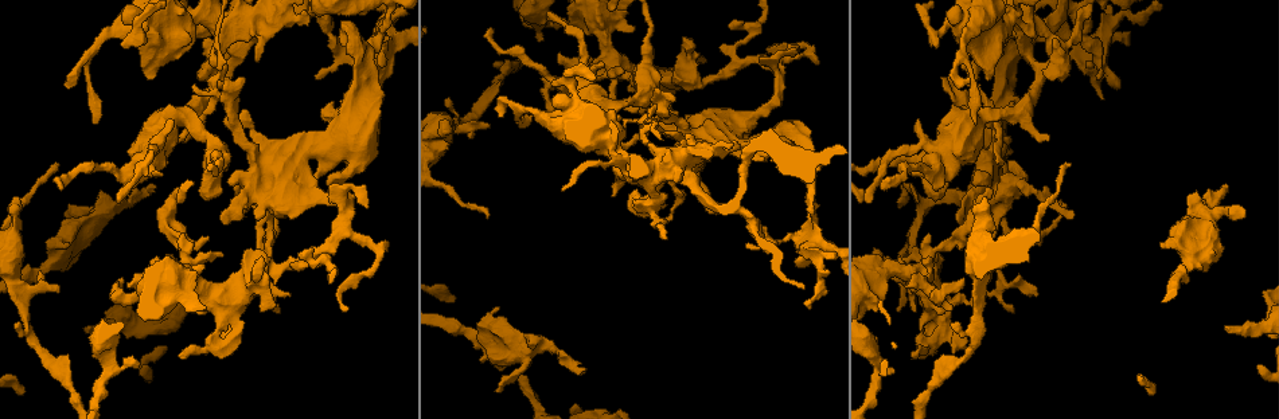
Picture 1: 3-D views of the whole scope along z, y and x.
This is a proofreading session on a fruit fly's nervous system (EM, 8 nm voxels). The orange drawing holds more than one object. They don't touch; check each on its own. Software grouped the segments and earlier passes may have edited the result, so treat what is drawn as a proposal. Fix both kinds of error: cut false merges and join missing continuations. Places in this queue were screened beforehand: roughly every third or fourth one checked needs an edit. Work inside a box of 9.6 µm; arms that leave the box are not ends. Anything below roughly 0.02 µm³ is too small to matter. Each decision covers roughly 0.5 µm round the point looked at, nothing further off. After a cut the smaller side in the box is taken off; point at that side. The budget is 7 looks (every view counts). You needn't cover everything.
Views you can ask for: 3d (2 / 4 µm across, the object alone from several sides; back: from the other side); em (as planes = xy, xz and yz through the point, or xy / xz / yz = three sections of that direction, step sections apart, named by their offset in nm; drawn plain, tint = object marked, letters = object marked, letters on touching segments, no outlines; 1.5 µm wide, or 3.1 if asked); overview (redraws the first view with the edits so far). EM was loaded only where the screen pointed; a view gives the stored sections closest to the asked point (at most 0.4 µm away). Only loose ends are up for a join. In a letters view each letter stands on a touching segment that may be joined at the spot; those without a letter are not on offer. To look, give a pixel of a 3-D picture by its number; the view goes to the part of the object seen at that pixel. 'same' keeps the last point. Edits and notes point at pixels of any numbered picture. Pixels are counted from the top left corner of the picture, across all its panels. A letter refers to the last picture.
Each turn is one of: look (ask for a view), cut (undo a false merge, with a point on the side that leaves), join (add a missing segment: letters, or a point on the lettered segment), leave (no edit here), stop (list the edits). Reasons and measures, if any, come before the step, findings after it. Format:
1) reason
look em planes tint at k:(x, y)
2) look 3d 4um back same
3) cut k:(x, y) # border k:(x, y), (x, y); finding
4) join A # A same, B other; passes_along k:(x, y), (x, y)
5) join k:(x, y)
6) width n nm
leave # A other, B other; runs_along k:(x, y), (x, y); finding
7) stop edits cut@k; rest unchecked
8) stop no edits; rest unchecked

tapers out
look em yz step 4 tint at 1:(494, 29)

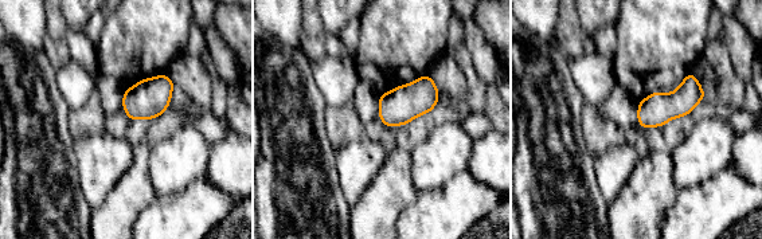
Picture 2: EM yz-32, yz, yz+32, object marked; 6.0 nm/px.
look em planes letters same

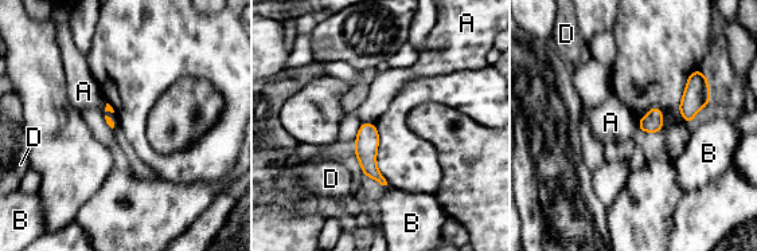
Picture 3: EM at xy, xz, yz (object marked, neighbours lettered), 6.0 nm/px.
leave # A other, B other, D other; none of them fits

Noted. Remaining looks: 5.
branch stops here
look 3d 4um back at 1:(257, 218)

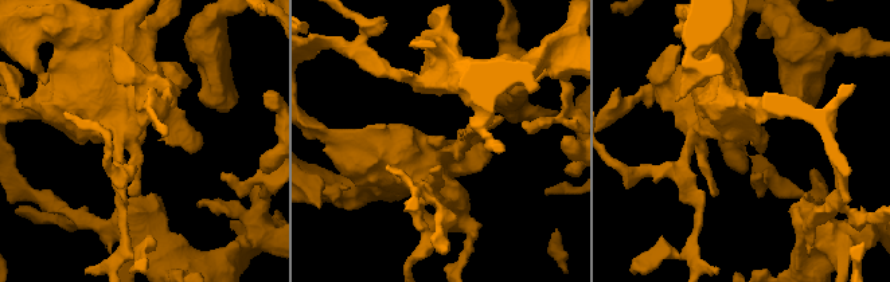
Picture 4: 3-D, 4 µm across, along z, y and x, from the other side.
look em xz step 4 tint at 4:(743, 143)

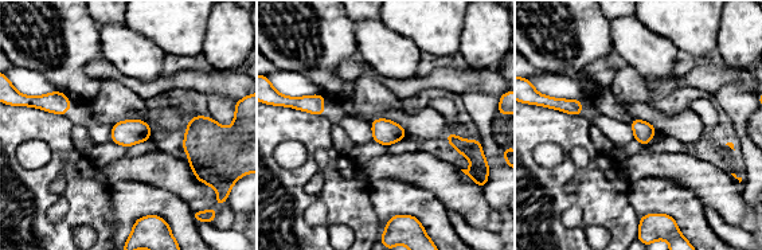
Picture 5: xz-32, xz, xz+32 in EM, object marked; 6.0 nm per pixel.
look em planes letters same

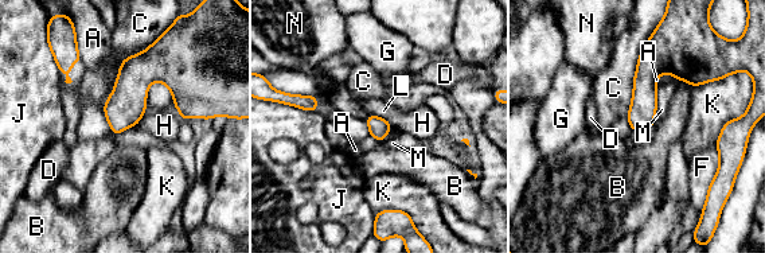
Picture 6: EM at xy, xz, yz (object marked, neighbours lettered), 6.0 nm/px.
leave # A other, B other, C other, D other, F other, G other, H other, J other, K other, L other, M other, N other; none of them fits

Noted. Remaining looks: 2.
free end
look 3d 4um at 1:(89, 326)

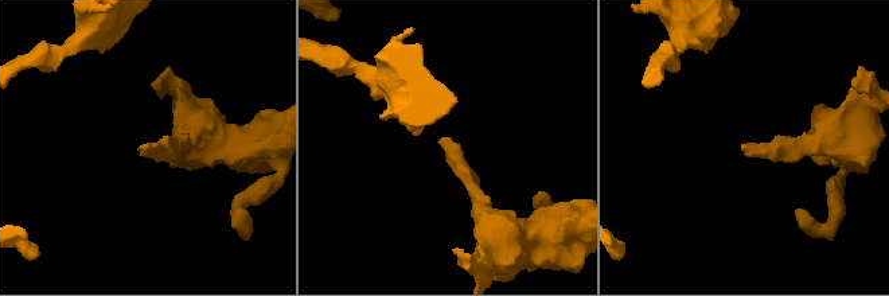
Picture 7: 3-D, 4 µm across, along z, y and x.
look em yz step 4 letters at 7:(141, 147)

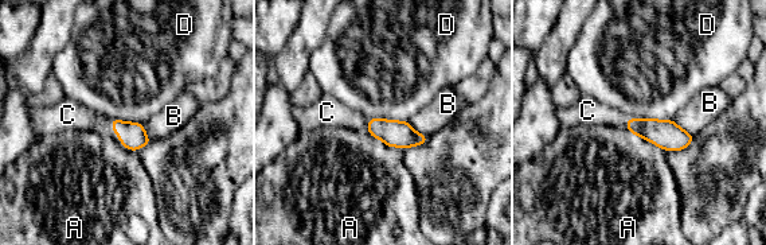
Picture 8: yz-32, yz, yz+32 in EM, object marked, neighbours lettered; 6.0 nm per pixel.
join C # A other, B other, C same, D other; the neuron continues

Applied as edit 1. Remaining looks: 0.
stop edits join@8; rest unchecked

